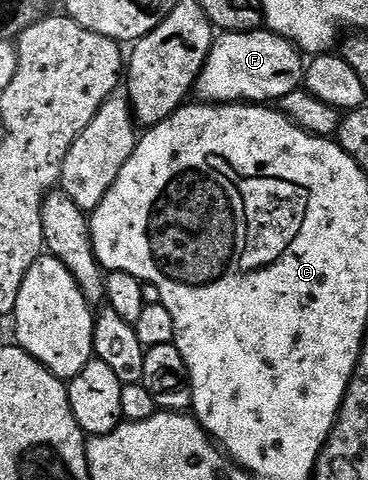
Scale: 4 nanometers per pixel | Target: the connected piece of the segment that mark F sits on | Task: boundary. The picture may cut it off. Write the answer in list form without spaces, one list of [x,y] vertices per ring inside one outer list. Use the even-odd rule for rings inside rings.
[[[262,27],[246,33],[222,32],[205,60],[195,86],[202,102],[218,105],[279,103],[283,95],[302,88],[307,61],[300,49],[277,33]]]

